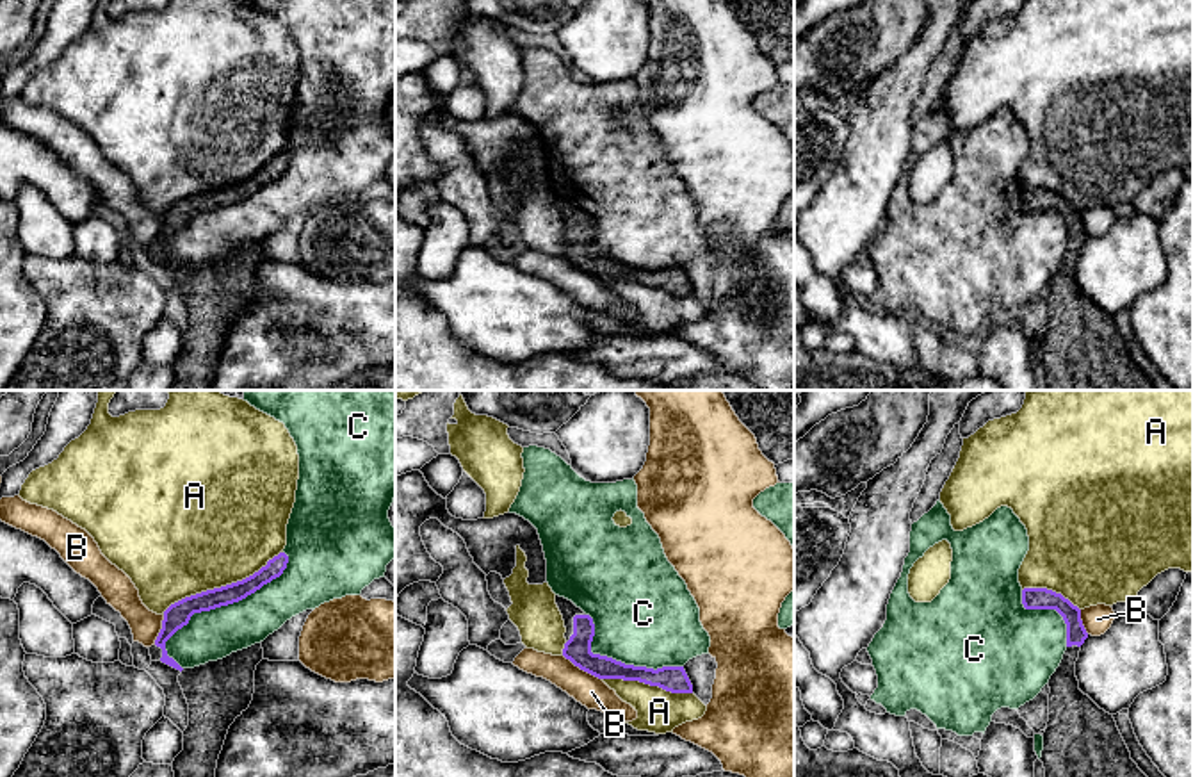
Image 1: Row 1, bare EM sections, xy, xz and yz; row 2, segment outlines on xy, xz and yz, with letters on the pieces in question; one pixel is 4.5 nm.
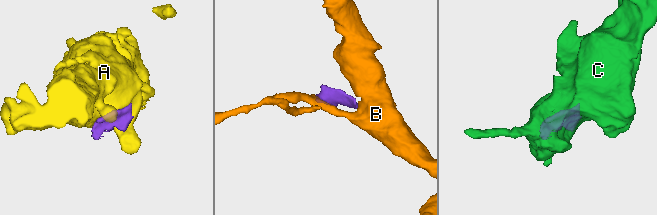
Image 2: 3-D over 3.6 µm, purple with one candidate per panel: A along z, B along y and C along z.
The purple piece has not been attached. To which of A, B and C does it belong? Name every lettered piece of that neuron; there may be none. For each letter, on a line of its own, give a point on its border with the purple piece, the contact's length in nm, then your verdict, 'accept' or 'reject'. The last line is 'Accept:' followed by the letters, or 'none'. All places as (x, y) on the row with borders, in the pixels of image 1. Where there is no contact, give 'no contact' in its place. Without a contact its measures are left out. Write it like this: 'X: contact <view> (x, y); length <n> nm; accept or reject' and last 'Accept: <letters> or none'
A: contact xy (221, 587); length 600 nm; reject
B: contact xz (583, 669); length 200 nm; reject
C: contact xy (225, 605); length 700 nm; reject
Accept: none

